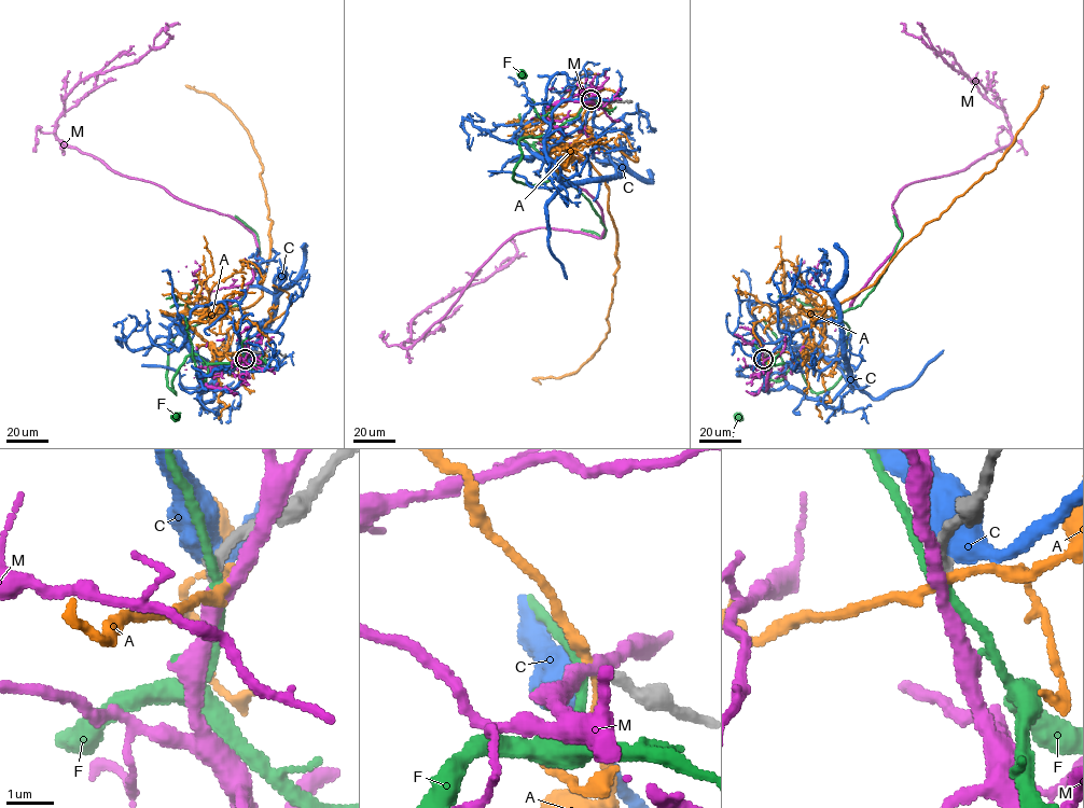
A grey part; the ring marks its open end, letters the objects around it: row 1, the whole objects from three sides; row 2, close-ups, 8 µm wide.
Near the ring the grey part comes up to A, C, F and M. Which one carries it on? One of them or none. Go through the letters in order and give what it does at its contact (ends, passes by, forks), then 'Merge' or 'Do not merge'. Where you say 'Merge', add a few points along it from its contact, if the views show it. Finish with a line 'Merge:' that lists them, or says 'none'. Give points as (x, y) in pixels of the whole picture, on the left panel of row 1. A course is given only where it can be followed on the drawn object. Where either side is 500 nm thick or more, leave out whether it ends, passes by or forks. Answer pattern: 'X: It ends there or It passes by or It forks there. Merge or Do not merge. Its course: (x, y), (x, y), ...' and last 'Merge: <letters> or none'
A: It passes by. Do not merge
C: Do not merge
F: It passes by. Do not merge
M: It passes by. Merge. Its course: (245, 359), (238, 386), (208, 388), (191, 330), (247, 288), (254, 235), (55, 133), (73, 87), (166, 24)
Merge: M

